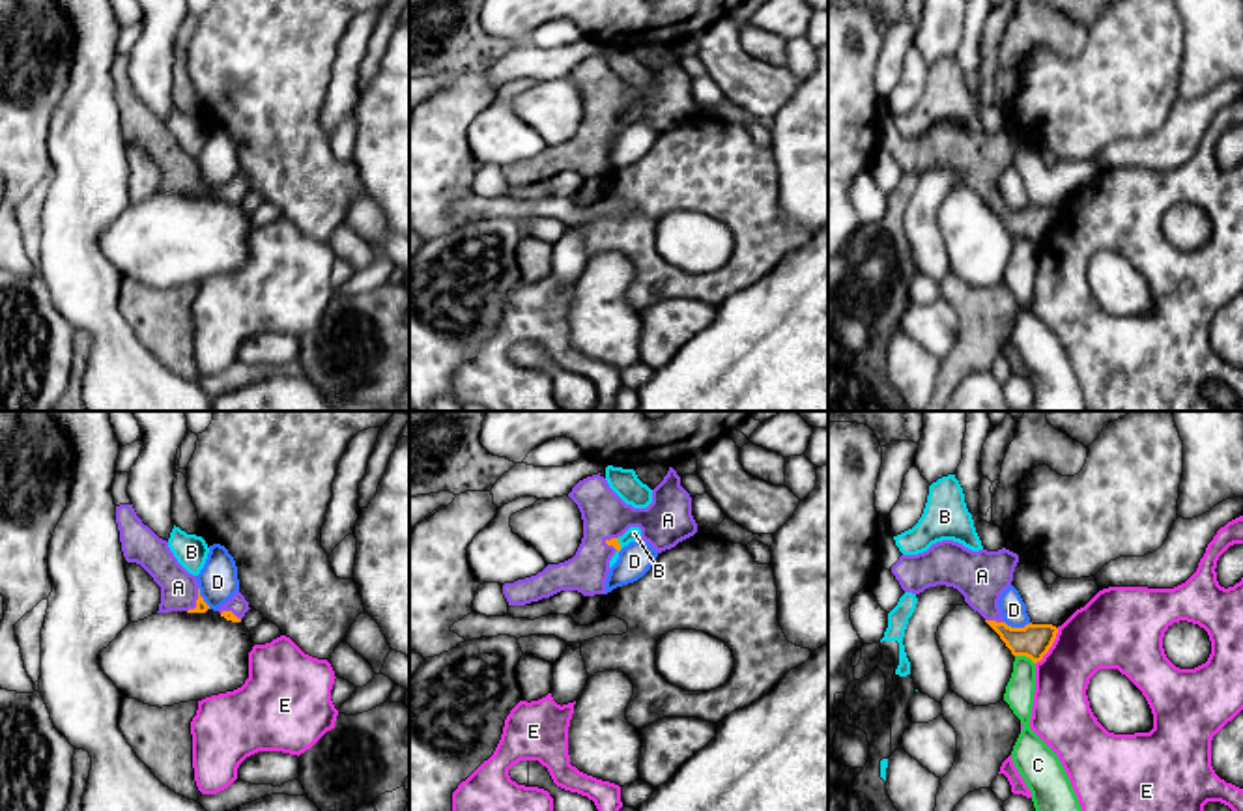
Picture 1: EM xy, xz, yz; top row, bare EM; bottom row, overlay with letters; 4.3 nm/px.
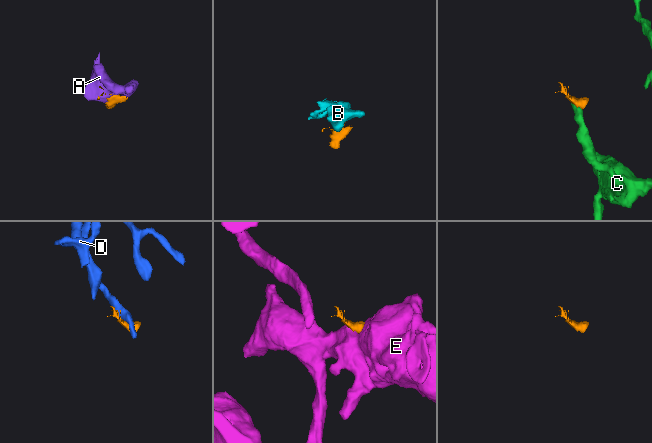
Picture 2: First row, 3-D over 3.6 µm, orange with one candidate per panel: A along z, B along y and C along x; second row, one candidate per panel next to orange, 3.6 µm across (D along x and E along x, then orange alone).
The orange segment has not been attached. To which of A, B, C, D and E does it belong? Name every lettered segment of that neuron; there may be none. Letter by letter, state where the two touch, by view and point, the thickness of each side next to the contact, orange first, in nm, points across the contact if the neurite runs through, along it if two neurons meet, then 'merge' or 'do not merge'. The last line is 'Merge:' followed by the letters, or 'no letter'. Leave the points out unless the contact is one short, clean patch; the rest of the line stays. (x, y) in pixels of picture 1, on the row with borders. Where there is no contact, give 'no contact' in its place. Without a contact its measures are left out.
A: contact yz (995, 621); calibres 140 and 220 nm; merge
B: contact xz (619, 546); calibres 40 and 60 nm; border xz (619, 539), (617, 552); do not merge
C: contact yz (1025, 654); calibres 140 and 130 nm; border yz (1015, 654), (1025, 654), (1034, 664); do not merge
D: contact yz (1017, 628); calibres 140 and 110 nm; do not merge
E: contact yz (1051, 645); calibres 140 and 300 nm; border yz (1058, 628), (1053, 645), (1036, 664); do not merge
Merge: A

